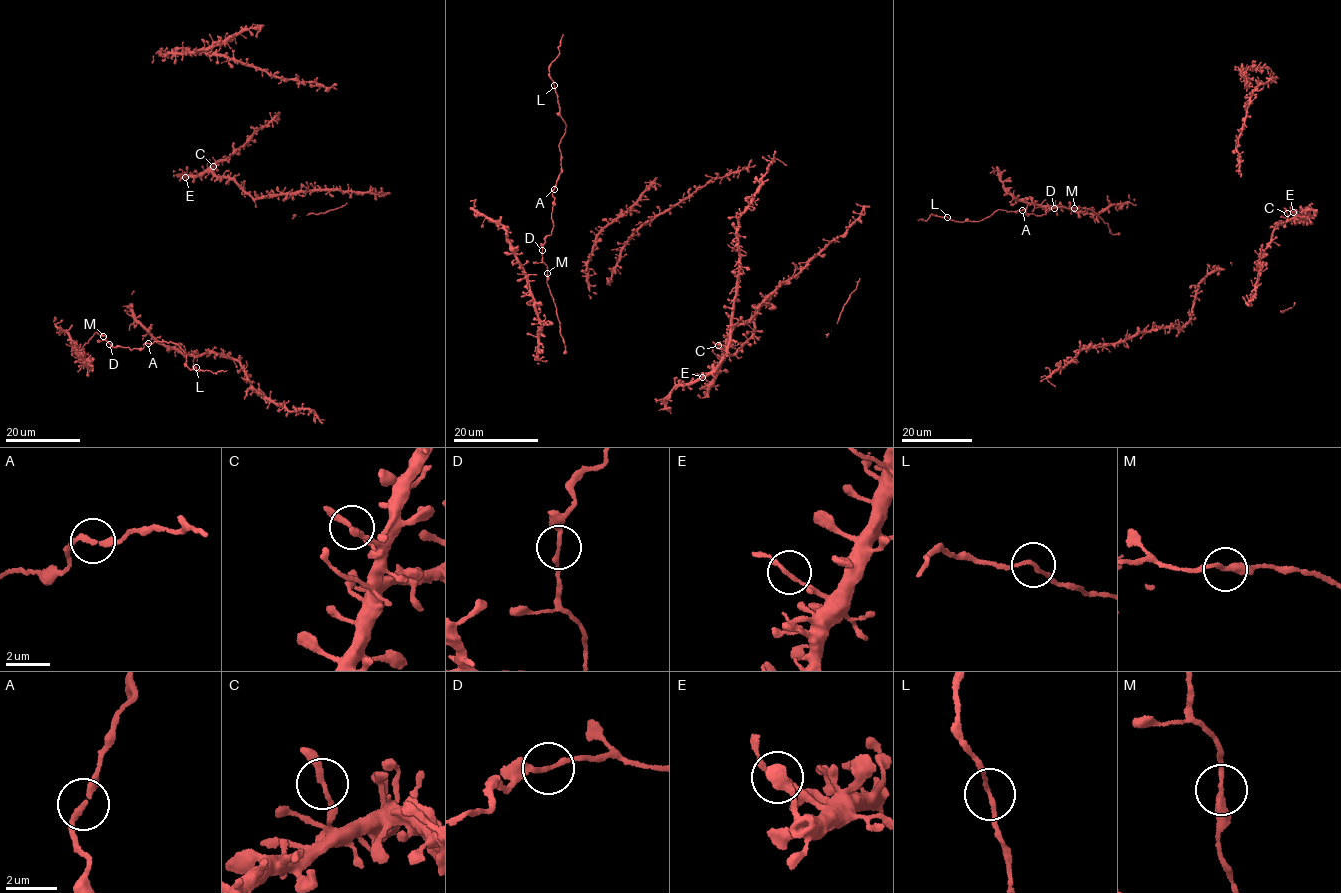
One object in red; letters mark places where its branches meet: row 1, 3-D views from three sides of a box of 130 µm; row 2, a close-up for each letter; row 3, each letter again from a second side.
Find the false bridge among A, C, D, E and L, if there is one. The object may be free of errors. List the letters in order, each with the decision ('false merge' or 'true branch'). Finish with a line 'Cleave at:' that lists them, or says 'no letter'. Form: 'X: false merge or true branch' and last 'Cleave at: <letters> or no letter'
A: true branch
C: true branch
D: true branch
E: true branch
L: true branch
Cleave at: no letter

